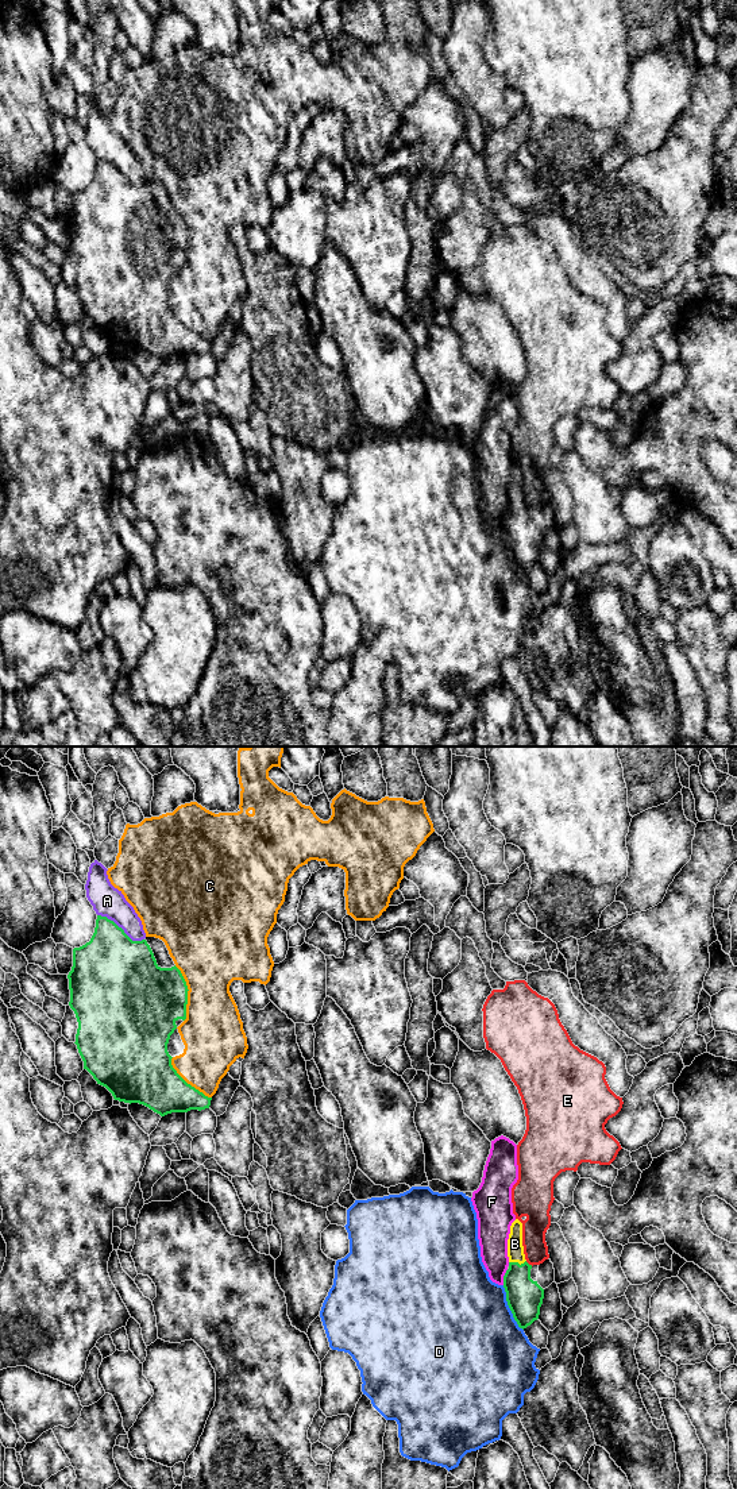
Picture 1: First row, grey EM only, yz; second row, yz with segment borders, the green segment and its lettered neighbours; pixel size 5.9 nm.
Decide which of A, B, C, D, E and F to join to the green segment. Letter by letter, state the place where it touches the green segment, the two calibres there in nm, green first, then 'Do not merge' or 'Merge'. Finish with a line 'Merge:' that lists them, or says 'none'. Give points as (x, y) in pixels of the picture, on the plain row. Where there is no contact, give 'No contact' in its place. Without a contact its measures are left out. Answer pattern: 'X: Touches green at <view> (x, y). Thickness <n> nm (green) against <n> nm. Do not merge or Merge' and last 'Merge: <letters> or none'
A: Touches green at yz (120, 172). Thickness 420 nm (green) against 190 nm. Do not merge
B: Touches green at yz (517, 506). Thickness 220 nm (green) against 100 nm. Merge
C: Touches green at yz (186, 238). Thickness 420 nm (green) against 380 nm. Do not merge
D: Touches green at yz (509, 551). Thickness 220 nm (green) against 500 nm. Do not merge
E: Touches green at yz (528, 508). Thickness 220 nm (green) against 150 nm. Do not merge
F: Touches green at yz (504, 521). Thickness 220 nm (green) against 180 nm. Do not merge
Merge: B

